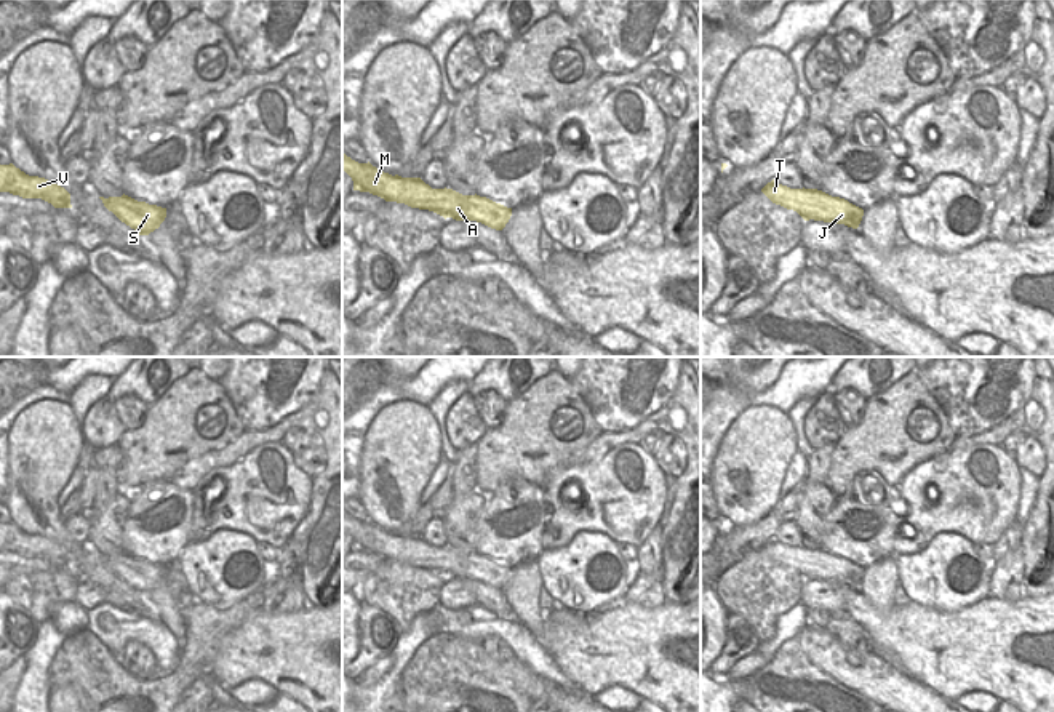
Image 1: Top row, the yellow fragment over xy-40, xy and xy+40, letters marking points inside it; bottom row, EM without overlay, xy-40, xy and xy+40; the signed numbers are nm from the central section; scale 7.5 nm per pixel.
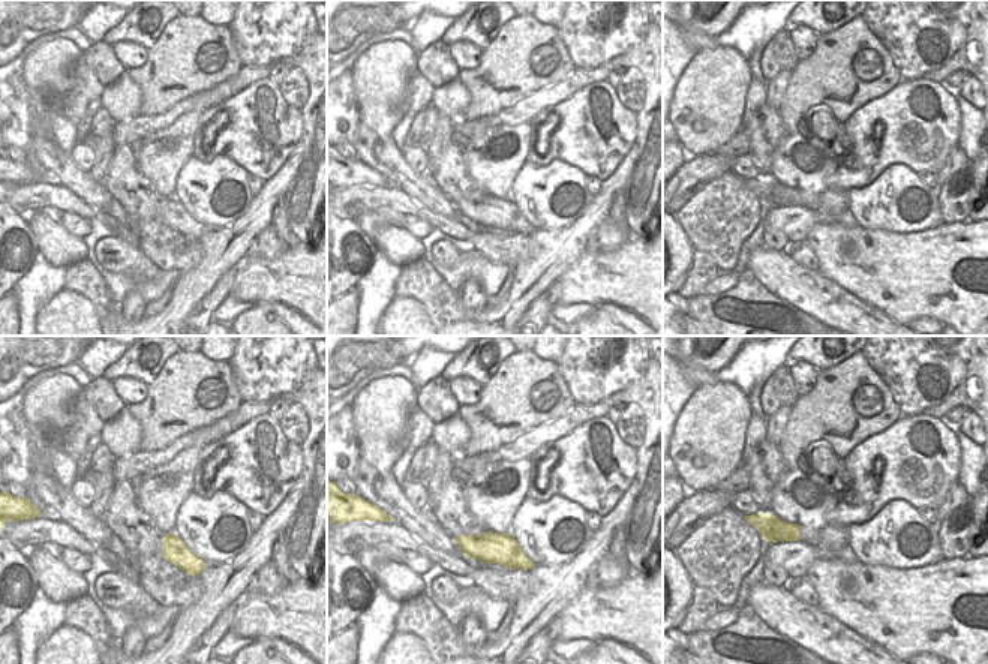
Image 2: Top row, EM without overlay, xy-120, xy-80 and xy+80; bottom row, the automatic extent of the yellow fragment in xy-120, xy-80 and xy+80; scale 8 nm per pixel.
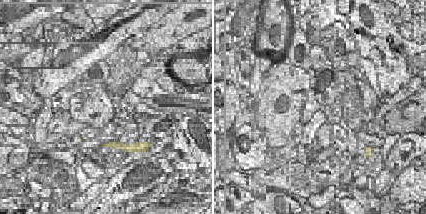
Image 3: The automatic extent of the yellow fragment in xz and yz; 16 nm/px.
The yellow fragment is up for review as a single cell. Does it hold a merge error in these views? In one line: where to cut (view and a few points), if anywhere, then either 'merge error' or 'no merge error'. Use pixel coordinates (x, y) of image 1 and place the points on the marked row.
no cut; no merge error

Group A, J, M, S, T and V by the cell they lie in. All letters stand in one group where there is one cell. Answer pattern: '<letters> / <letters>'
A J M S T V

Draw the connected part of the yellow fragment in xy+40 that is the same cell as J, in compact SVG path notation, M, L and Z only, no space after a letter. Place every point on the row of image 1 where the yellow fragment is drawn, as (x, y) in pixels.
M773 179L761 192L773 203L796 211L804 221L814 219L857 229L864 216L862 208L817 189L790 189Z

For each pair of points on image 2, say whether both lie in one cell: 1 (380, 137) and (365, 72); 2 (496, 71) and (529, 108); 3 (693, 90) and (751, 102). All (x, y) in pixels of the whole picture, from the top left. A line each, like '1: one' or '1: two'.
1: one
2: two
3: two

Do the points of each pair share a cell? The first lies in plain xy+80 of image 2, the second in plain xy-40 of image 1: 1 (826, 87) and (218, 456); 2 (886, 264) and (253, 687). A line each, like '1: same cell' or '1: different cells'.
1: different cells
2: different cells

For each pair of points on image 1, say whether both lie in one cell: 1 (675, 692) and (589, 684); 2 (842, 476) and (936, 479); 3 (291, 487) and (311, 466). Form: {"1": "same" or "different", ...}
{"1": "same", "2": "different", "3": "different"}

